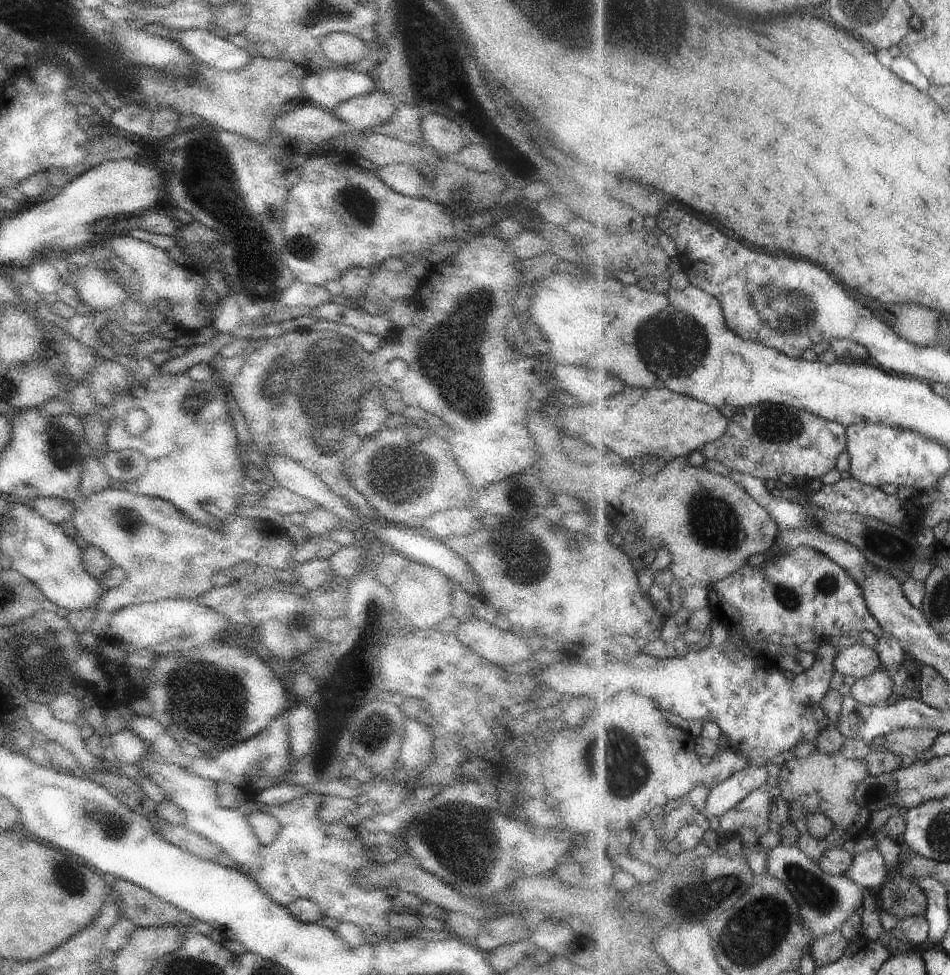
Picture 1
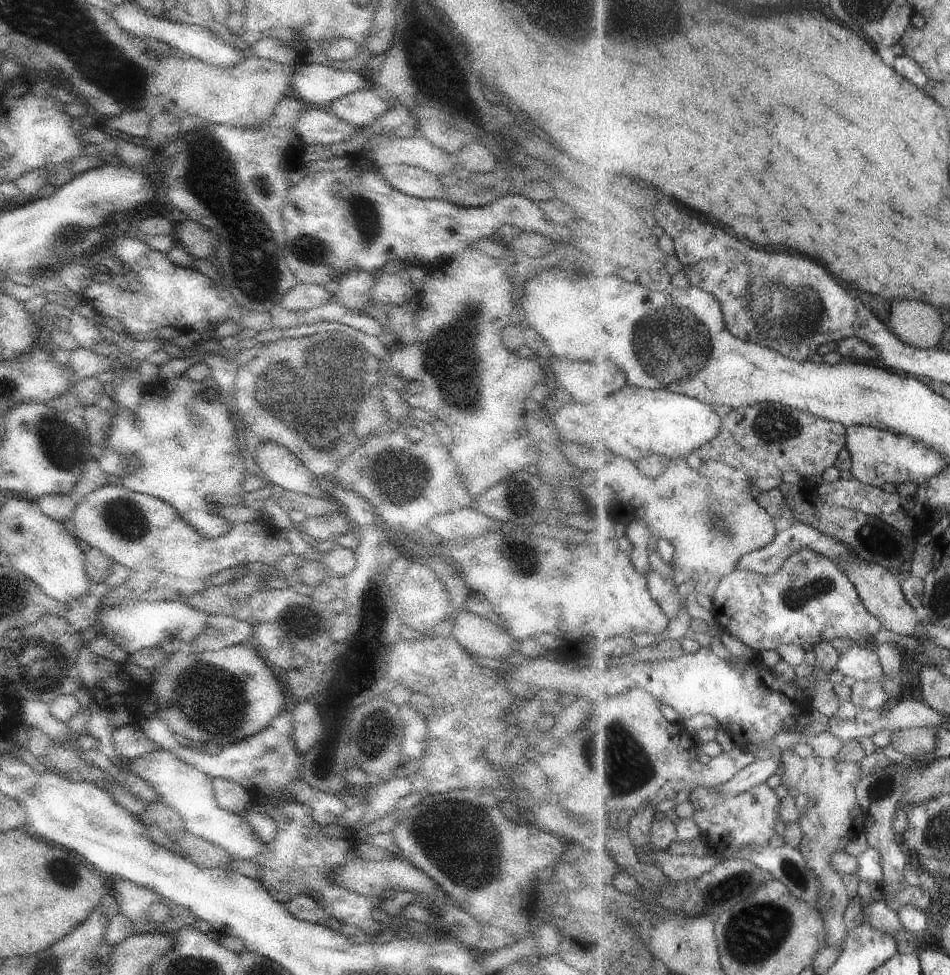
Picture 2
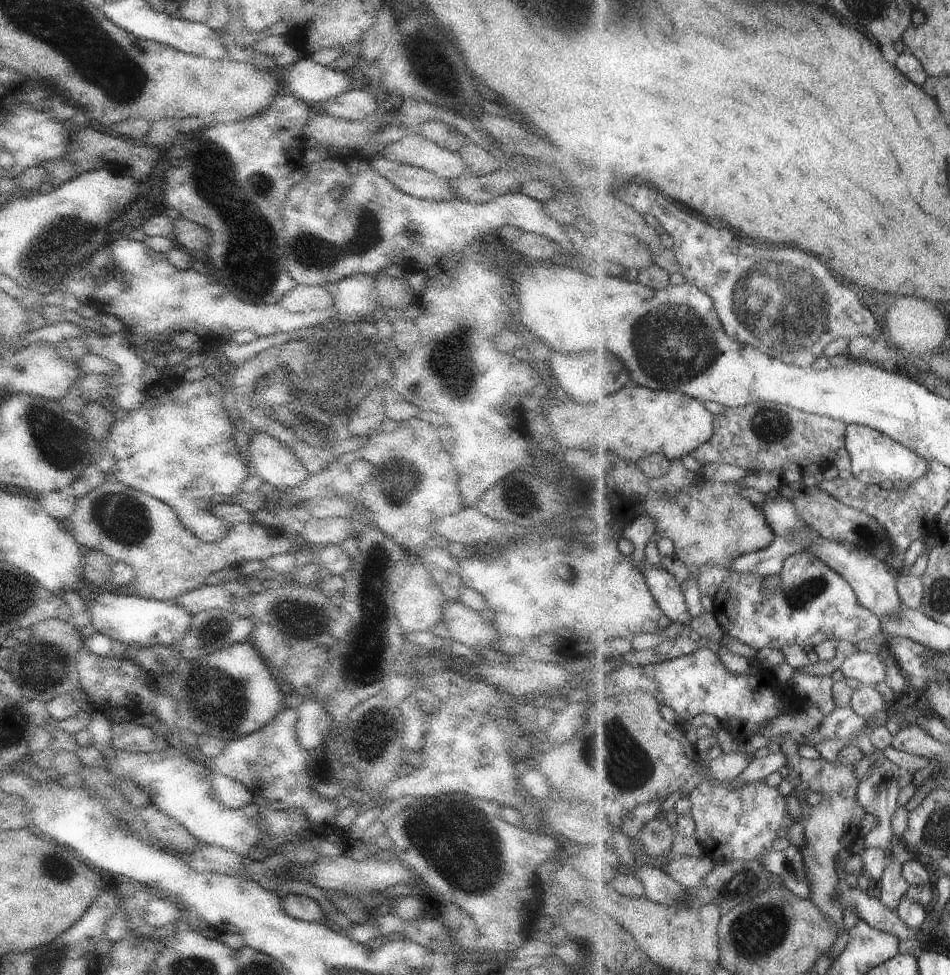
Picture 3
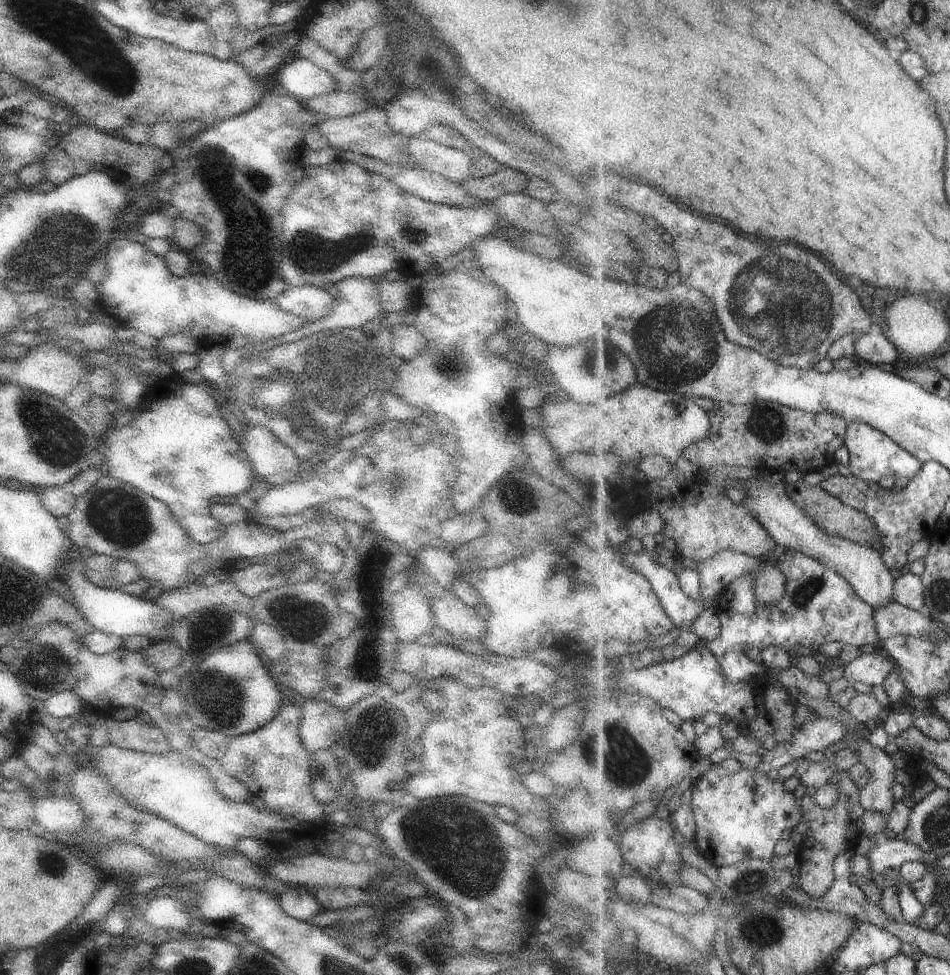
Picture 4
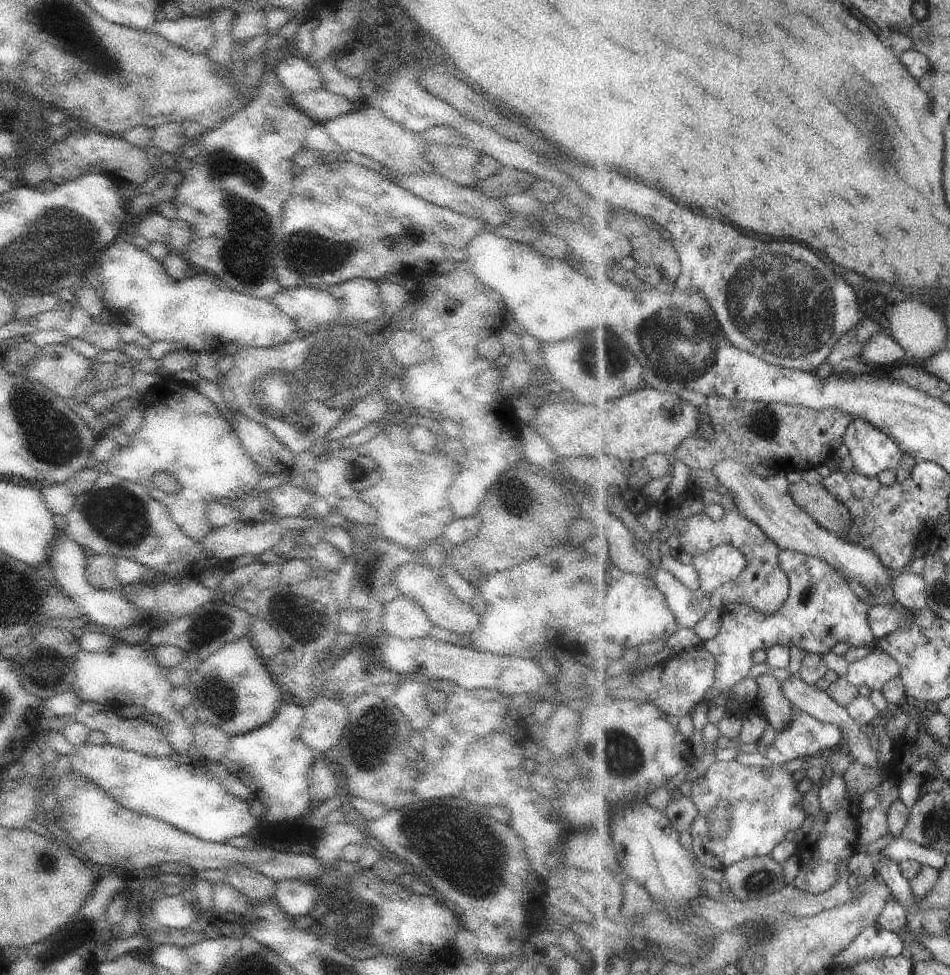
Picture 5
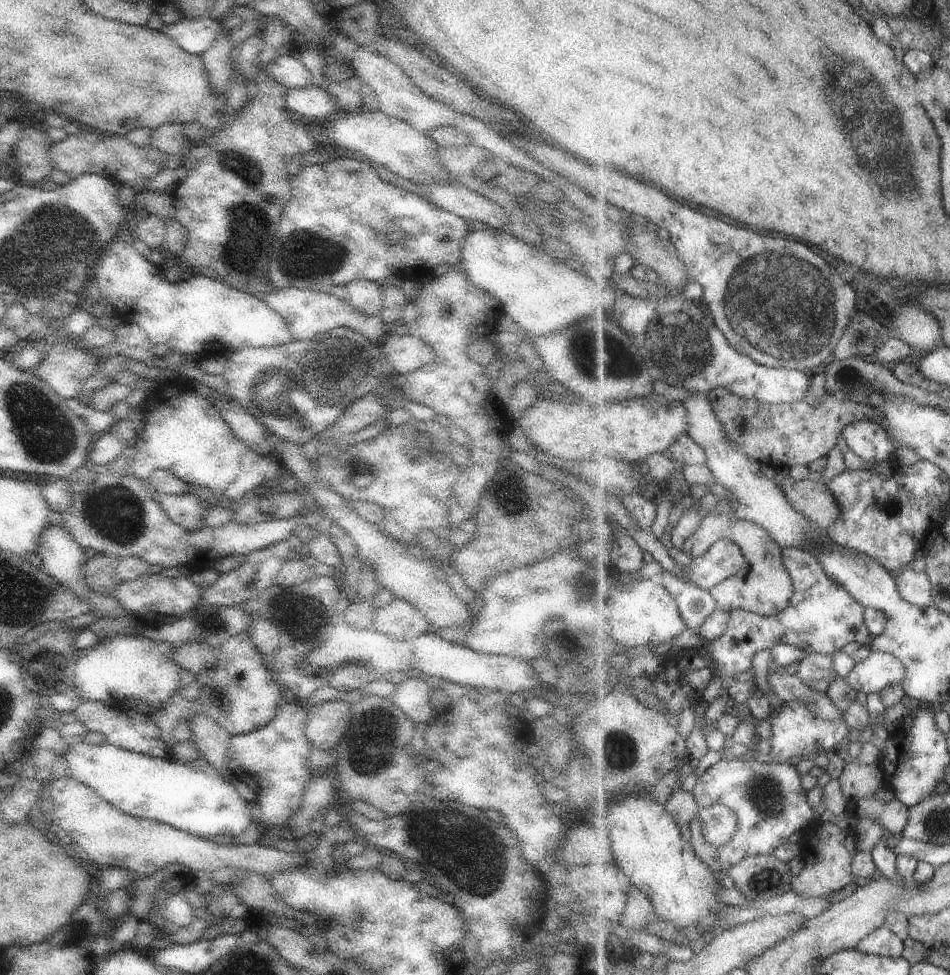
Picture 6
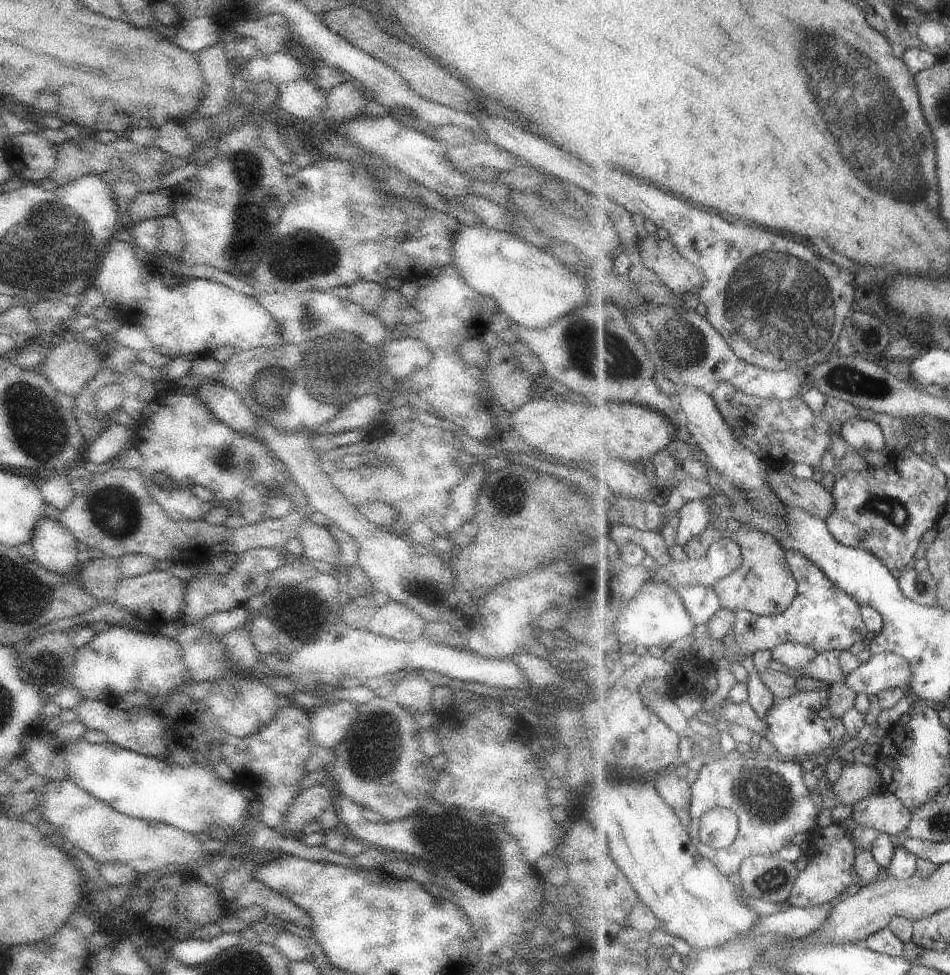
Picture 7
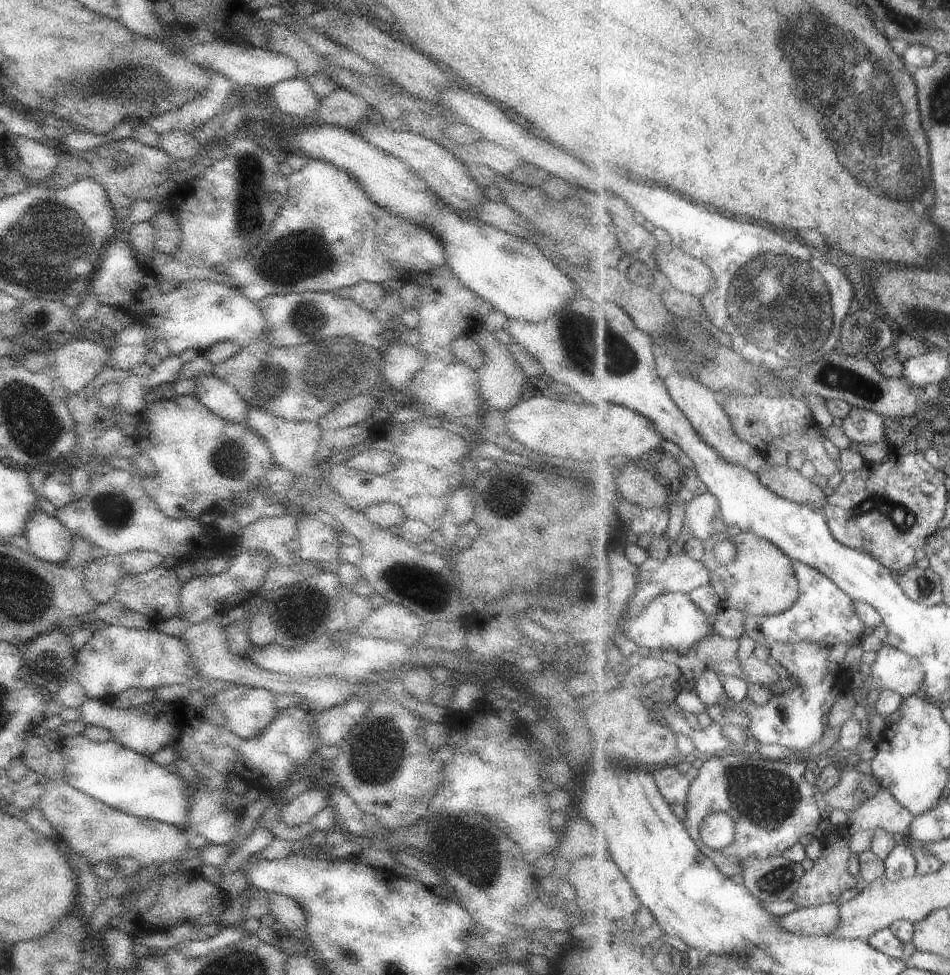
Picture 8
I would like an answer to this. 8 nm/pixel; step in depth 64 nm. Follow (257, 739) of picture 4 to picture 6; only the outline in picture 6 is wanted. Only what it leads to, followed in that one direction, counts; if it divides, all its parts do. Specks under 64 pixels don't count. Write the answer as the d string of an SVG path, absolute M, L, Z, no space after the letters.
M283 704L266 726L229 738L227 768L230 775L245 784L255 794L260 810L260 822L267 829L285 827L289 818L301 806L301 798L312 774L309 768L311 744L305 738L306 707Z

